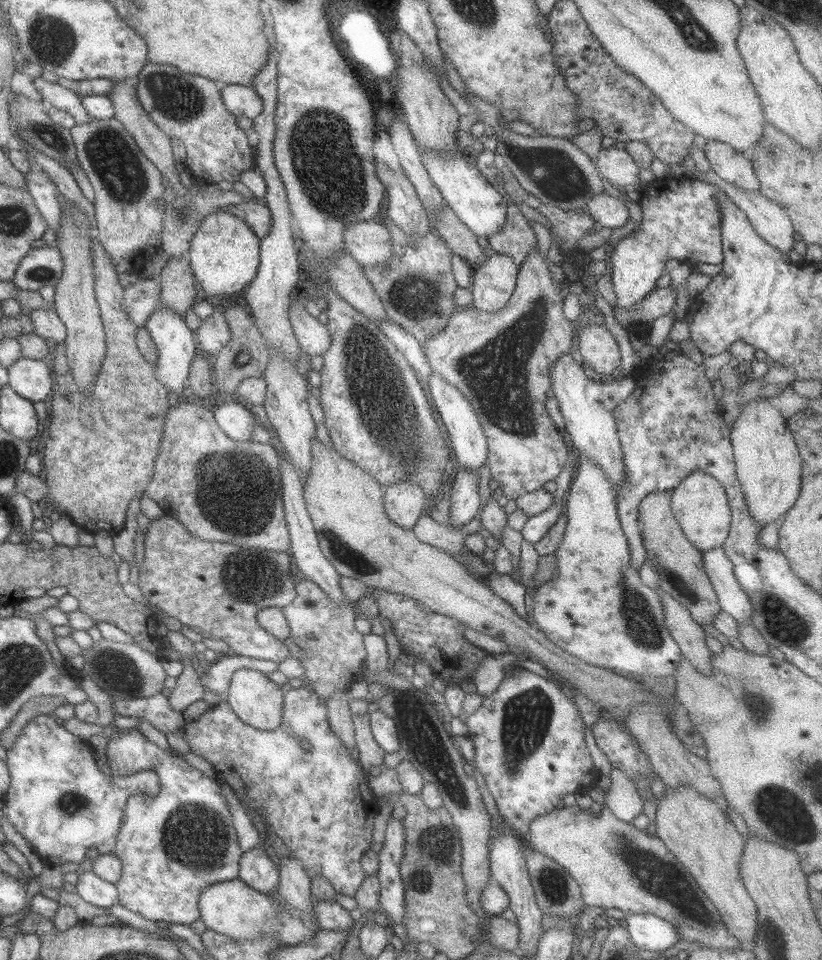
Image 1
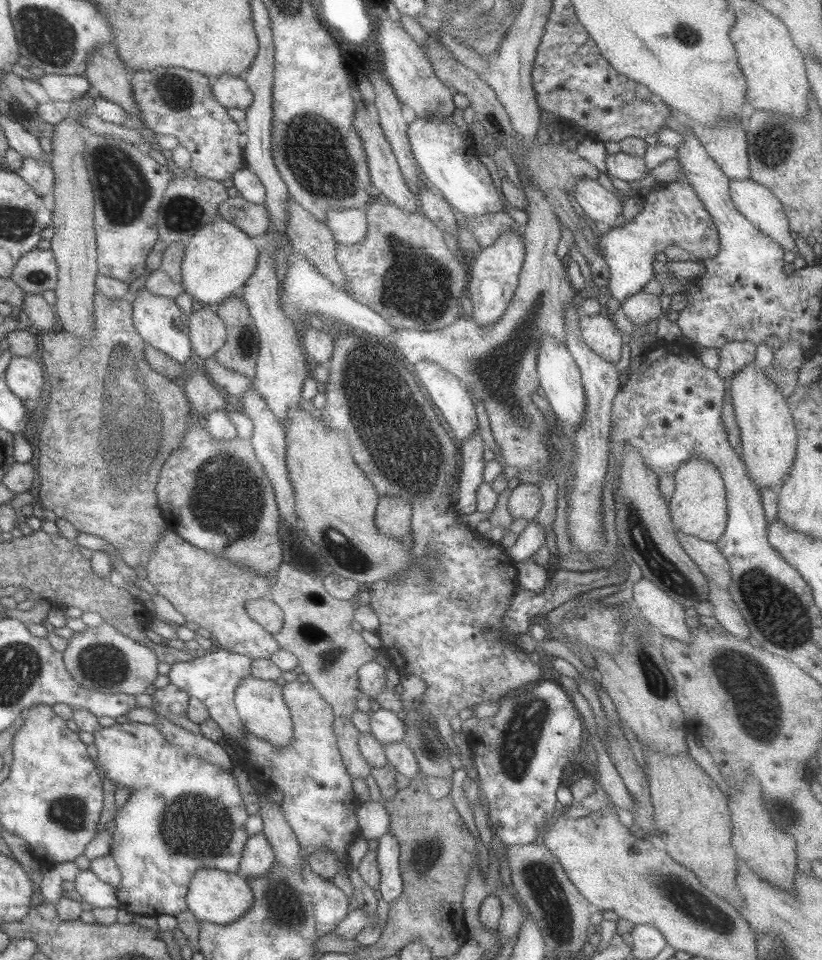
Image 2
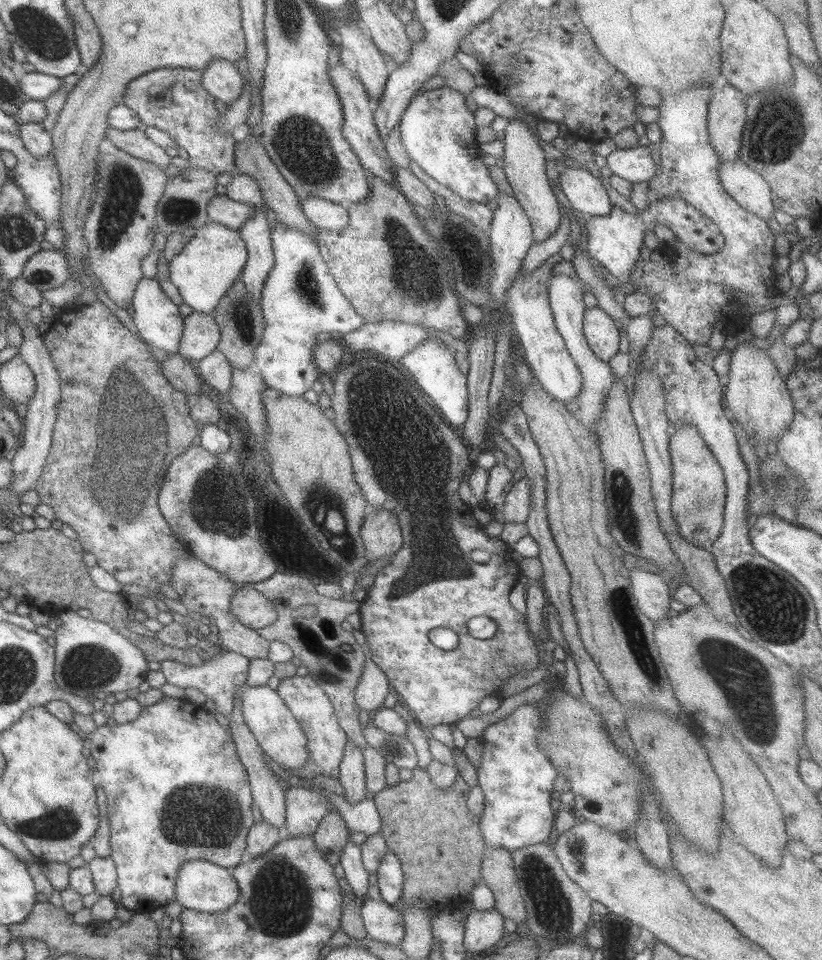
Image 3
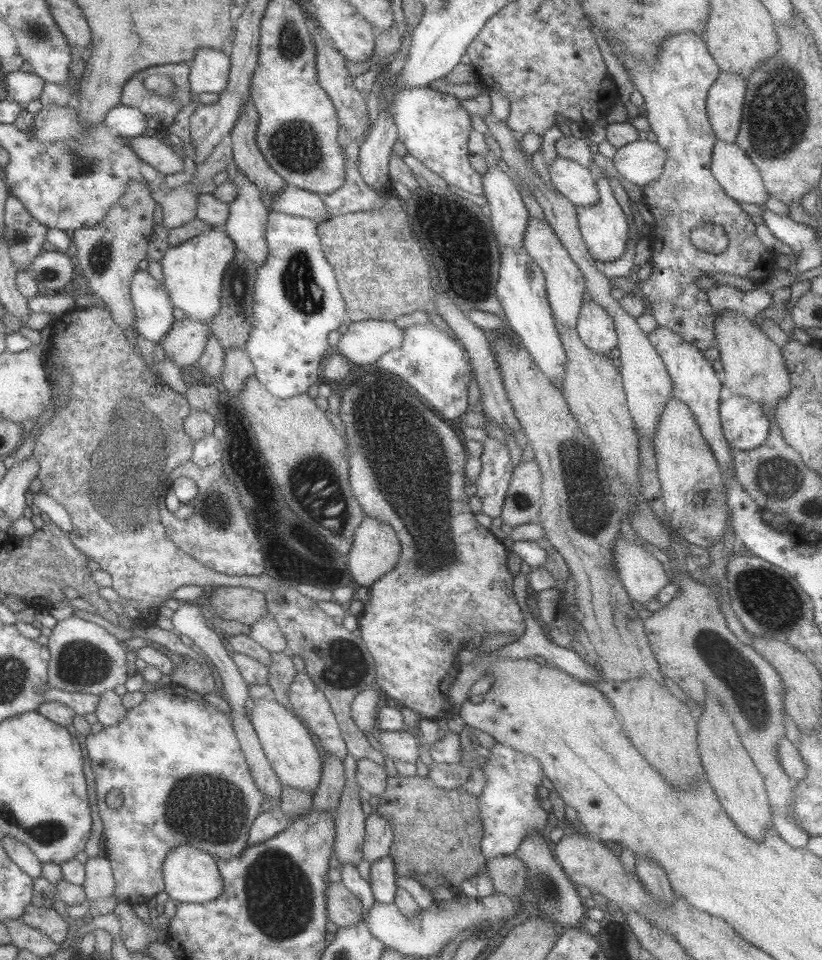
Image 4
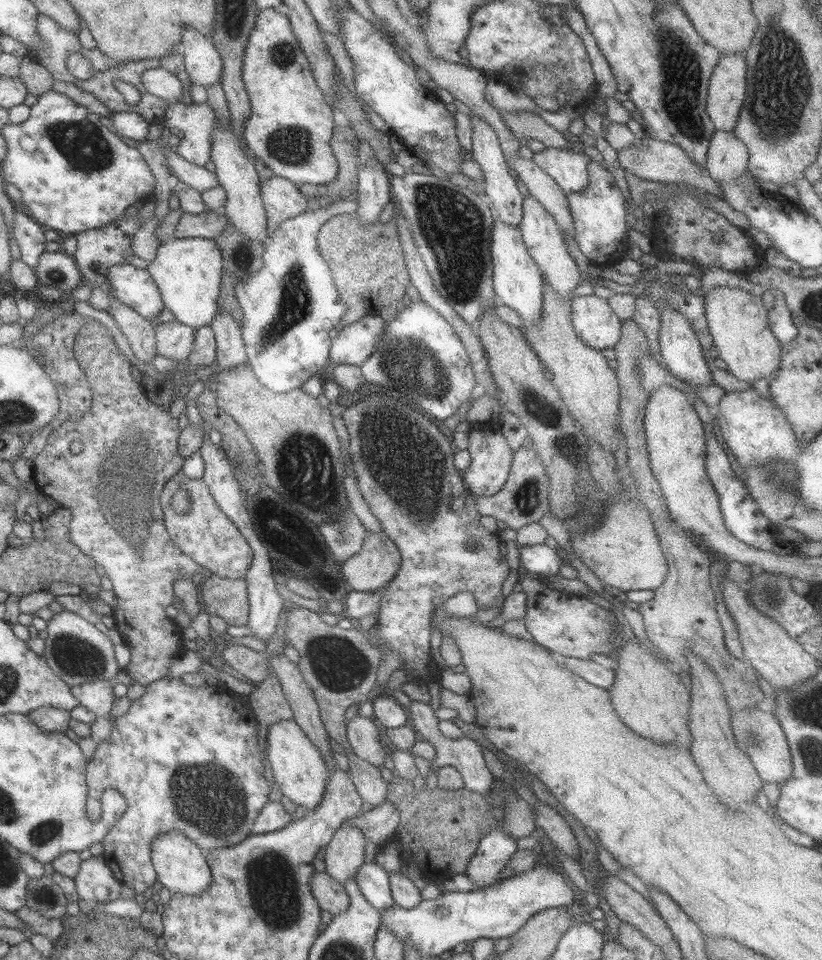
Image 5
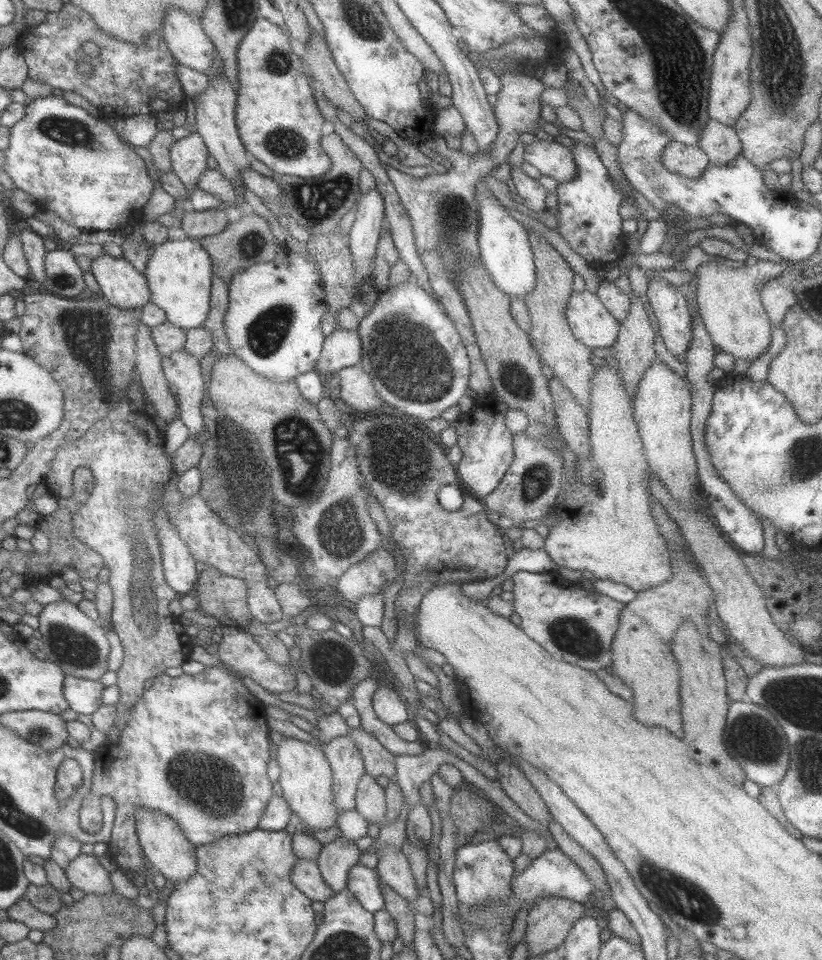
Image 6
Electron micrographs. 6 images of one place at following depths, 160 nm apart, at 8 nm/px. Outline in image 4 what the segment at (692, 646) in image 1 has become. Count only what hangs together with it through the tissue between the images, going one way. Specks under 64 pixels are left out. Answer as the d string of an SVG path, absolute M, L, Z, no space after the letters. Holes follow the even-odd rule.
M622 533L614 544L613 562L626 592L644 606L669 584L660 559L646 550L644 544L626 540Z

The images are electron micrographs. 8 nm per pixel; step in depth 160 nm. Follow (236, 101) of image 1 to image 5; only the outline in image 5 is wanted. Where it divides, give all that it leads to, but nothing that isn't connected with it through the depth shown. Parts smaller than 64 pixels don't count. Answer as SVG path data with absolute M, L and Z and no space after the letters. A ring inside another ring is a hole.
M186 27L186 30L182 30L181 34L182 38L180 38L180 42L177 44L177 51L184 56L185 70L187 71L188 77L206 89L218 83L223 74L224 62L211 38L209 36L202 36L202 34L196 32L196 30L190 30L190 27Z

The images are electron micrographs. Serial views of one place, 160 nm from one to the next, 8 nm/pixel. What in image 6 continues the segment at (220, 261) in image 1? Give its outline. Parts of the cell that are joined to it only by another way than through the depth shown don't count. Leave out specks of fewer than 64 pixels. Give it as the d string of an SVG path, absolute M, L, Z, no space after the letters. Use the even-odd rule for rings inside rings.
M188 237L188 239L183 241L170 241L168 239L162 244L155 245L143 275L148 281L151 292L151 301L166 313L168 322L171 322L174 326L187 330L202 327L203 322L208 318L210 308L212 308L210 304L210 293L213 274L212 261L208 251L198 240Z

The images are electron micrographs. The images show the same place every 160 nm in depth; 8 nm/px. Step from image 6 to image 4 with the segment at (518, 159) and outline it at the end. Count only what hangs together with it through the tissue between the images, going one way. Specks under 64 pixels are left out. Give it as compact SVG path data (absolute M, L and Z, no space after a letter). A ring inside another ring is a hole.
M530 218L526 232L523 234L523 248L545 274L548 300L556 321L575 329L578 315L584 304L582 294L587 292L586 279L578 265L571 259L567 248L561 243L549 222L545 220Z

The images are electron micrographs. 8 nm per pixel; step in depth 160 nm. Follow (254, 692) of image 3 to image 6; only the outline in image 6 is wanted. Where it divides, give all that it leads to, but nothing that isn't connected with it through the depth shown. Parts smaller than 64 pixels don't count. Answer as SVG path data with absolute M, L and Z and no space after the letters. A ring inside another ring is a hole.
M288 737L278 746L277 761L281 768L279 783L282 796L289 804L299 825L314 831L332 828L337 824L339 808L334 800L333 770L320 746L313 742Z

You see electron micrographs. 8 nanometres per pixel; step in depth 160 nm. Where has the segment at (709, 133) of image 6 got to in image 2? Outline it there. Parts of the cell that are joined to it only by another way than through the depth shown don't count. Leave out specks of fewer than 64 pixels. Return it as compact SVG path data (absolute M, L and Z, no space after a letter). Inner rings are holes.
M752 179L729 180L729 193L735 207L754 226L786 251L792 251L796 257L801 256L792 238L789 218L782 203L769 188Z

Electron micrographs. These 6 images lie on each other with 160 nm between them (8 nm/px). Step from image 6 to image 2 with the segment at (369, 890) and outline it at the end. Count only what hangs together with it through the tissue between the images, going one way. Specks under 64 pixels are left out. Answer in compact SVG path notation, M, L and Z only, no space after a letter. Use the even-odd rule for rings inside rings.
M391 832L384 834L378 841L377 861L381 881L377 896L392 904L404 892L399 867L400 846L398 839Z

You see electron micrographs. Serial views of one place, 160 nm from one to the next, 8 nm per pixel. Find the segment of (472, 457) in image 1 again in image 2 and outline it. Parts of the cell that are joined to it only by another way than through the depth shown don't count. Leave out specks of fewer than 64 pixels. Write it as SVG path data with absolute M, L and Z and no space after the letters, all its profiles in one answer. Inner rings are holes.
M420 361L416 363L414 368L411 367L411 369L416 371L416 376L422 380L422 384L428 390L432 402L436 404L436 408L440 410L440 414L450 424L454 438L458 438L462 442L478 429L478 417L476 417L475 405L464 382L435 362Z

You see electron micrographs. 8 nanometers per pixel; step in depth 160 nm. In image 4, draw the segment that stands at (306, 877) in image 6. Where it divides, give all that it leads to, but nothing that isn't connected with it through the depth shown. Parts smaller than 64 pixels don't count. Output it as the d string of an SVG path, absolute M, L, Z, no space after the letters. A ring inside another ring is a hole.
M329 882L325 890L329 920L338 927L351 927L363 917L362 903L341 882Z

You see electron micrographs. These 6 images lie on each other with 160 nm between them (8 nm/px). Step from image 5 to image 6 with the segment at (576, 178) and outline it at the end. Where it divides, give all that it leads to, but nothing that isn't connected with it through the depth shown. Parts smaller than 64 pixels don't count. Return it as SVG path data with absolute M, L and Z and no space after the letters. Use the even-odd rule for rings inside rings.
M536 139L532 143L521 144L519 150L524 161L536 167L542 175L564 182L578 176L571 148L558 141Z

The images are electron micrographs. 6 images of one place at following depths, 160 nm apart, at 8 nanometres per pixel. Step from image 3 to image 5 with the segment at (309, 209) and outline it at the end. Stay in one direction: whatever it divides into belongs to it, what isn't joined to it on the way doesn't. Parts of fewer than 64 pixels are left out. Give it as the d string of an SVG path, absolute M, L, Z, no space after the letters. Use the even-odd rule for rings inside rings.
M275 175L261 182L260 196L267 212L267 236L270 238L279 224L304 212L307 205L296 184Z

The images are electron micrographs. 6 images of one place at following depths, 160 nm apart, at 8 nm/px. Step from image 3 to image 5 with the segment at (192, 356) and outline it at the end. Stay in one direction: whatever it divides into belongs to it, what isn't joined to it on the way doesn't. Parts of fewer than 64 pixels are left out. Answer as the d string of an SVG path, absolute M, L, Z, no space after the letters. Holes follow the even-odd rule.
M176 319L155 326L157 354L172 360L186 362L193 349L195 330Z

